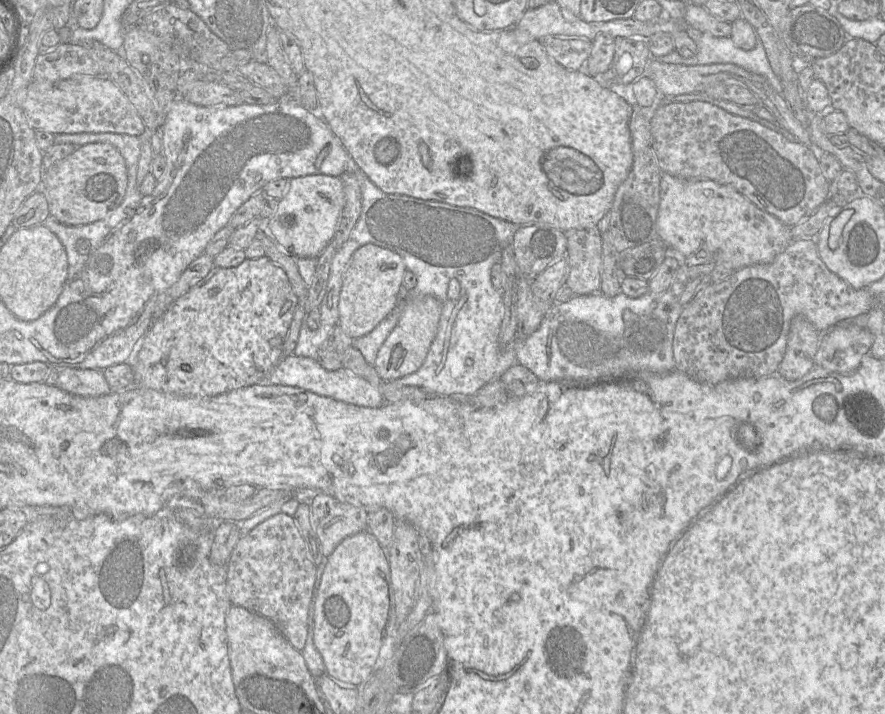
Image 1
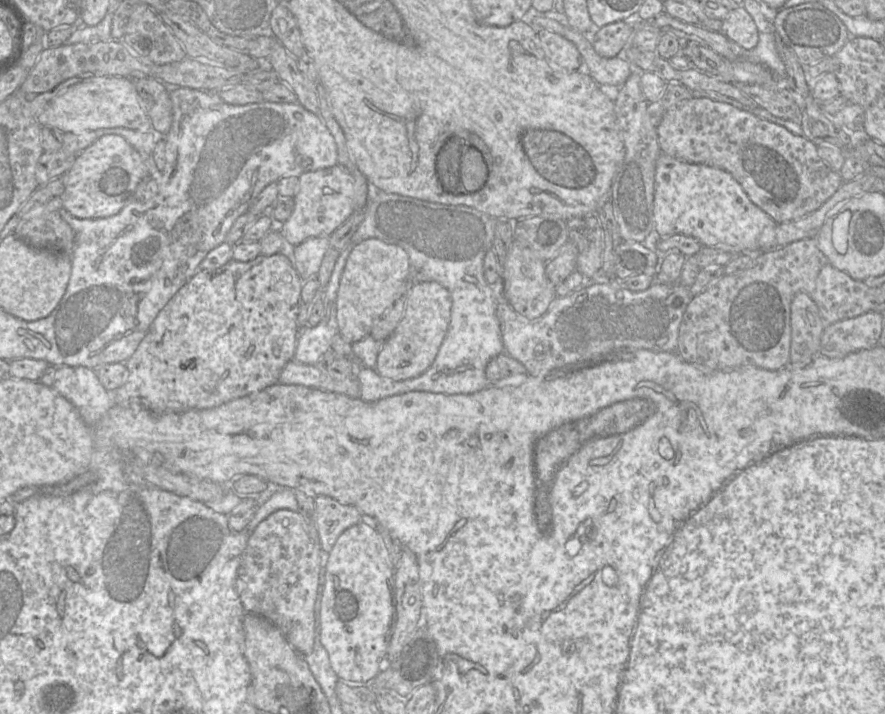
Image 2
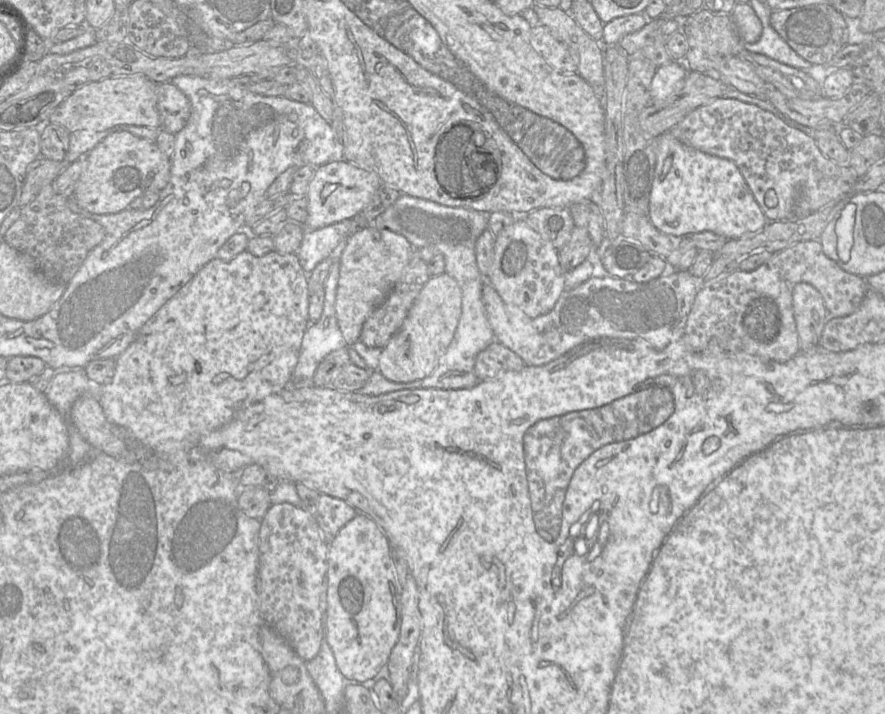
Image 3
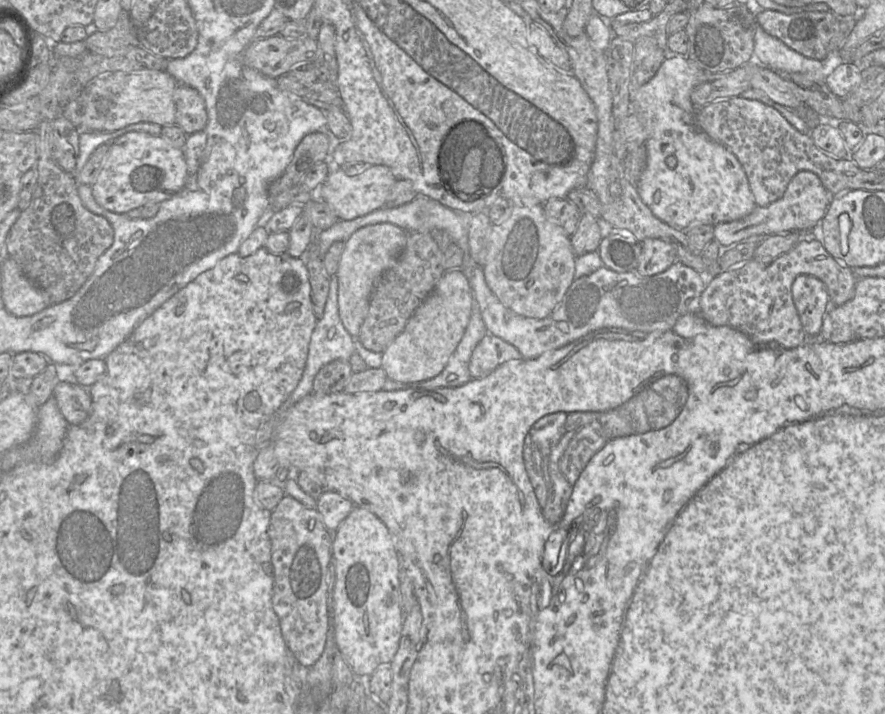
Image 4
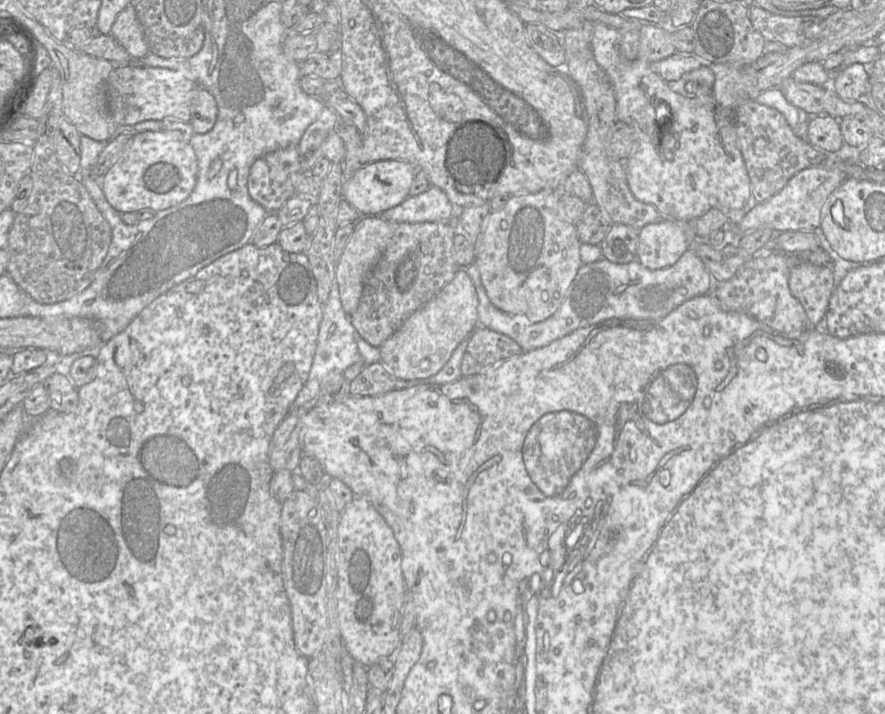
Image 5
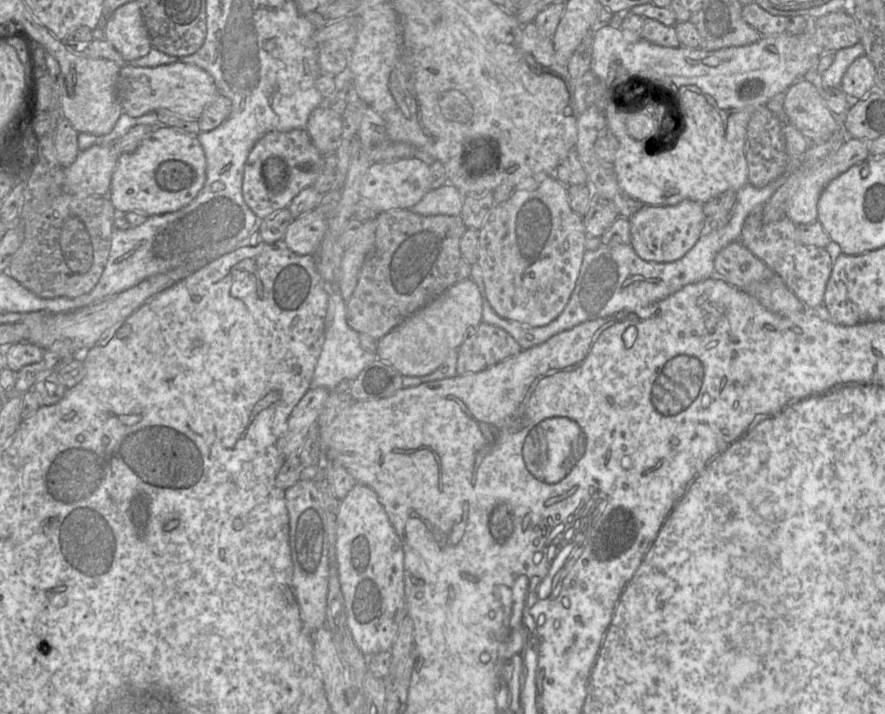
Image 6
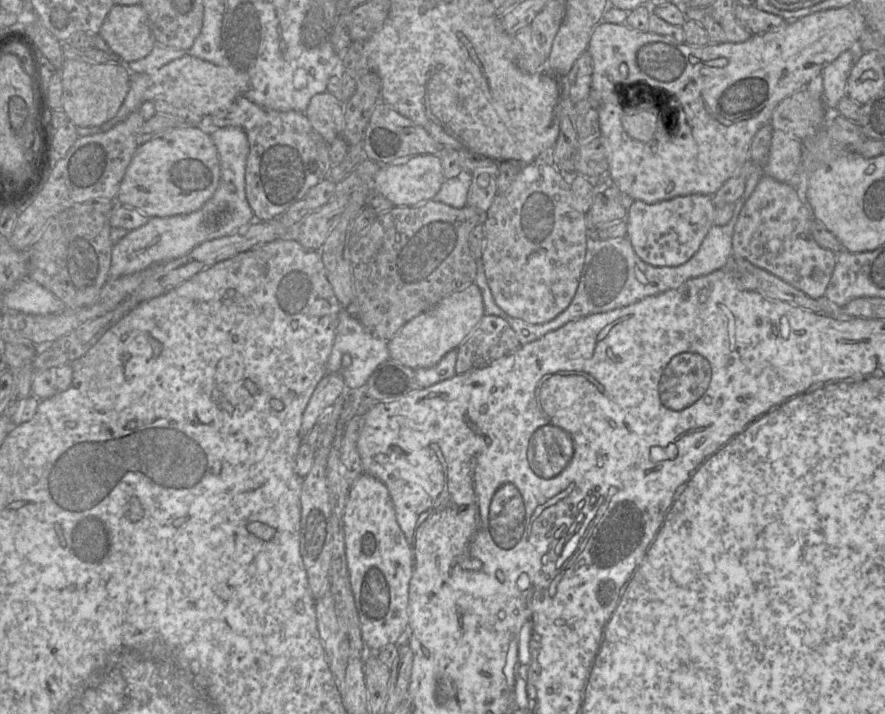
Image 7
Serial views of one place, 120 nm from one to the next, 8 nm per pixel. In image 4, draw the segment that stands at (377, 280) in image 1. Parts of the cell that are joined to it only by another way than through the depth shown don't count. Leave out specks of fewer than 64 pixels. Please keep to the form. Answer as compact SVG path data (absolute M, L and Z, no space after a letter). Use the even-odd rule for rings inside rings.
M378 223L358 229L344 243L335 274L338 280L338 310L343 326L355 339L358 339L377 279L397 261L407 244L408 234L394 224Z

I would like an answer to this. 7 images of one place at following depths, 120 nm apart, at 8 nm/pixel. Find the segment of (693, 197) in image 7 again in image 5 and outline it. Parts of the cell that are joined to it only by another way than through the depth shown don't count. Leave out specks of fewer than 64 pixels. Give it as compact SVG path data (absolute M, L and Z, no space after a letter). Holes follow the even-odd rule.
M663 219L638 230L637 260L649 269L673 265L697 238L693 221Z

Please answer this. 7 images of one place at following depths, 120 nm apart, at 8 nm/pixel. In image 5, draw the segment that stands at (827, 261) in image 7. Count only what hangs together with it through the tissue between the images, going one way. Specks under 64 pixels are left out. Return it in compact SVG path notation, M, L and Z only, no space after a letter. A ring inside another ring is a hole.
M801 262L791 269L788 285L804 307L810 325L822 326L824 330L825 314L835 288L833 269Z

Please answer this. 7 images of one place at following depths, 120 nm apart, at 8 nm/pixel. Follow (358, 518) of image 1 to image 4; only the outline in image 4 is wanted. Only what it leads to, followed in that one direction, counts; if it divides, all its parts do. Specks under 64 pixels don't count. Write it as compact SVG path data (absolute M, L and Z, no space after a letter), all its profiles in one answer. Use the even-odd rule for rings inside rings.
M324 490L317 500L316 509L324 526L335 532L354 507L354 503L336 491Z

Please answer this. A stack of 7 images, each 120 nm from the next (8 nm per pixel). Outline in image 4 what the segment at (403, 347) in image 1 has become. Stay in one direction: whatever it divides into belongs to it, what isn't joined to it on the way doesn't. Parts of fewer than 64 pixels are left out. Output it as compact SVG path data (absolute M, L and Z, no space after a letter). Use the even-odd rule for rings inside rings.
M458 268L446 271L409 318L403 331L382 352L381 367L387 378L398 382L418 382L438 375L465 332L473 304L471 284L464 271Z

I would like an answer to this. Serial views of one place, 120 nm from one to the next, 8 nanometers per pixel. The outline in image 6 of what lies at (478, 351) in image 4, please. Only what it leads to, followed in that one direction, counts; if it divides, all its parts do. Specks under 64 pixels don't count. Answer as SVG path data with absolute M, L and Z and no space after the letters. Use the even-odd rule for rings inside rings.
M481 321L457 349L457 374L485 370L521 350L520 345L505 330Z

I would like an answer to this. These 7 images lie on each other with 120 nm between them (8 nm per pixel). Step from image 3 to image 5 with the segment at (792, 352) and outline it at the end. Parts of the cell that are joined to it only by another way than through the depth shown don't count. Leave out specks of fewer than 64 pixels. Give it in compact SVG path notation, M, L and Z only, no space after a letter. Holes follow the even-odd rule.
M821 247L799 253L764 250L744 262L729 280L715 282L712 290L707 294L712 296L716 304L723 311L748 315L787 338L799 337L803 332L815 328L810 325L804 307L799 300L793 296L788 285L791 269L801 262L809 262L813 265L824 266L831 269L834 268L834 261L830 254Z

